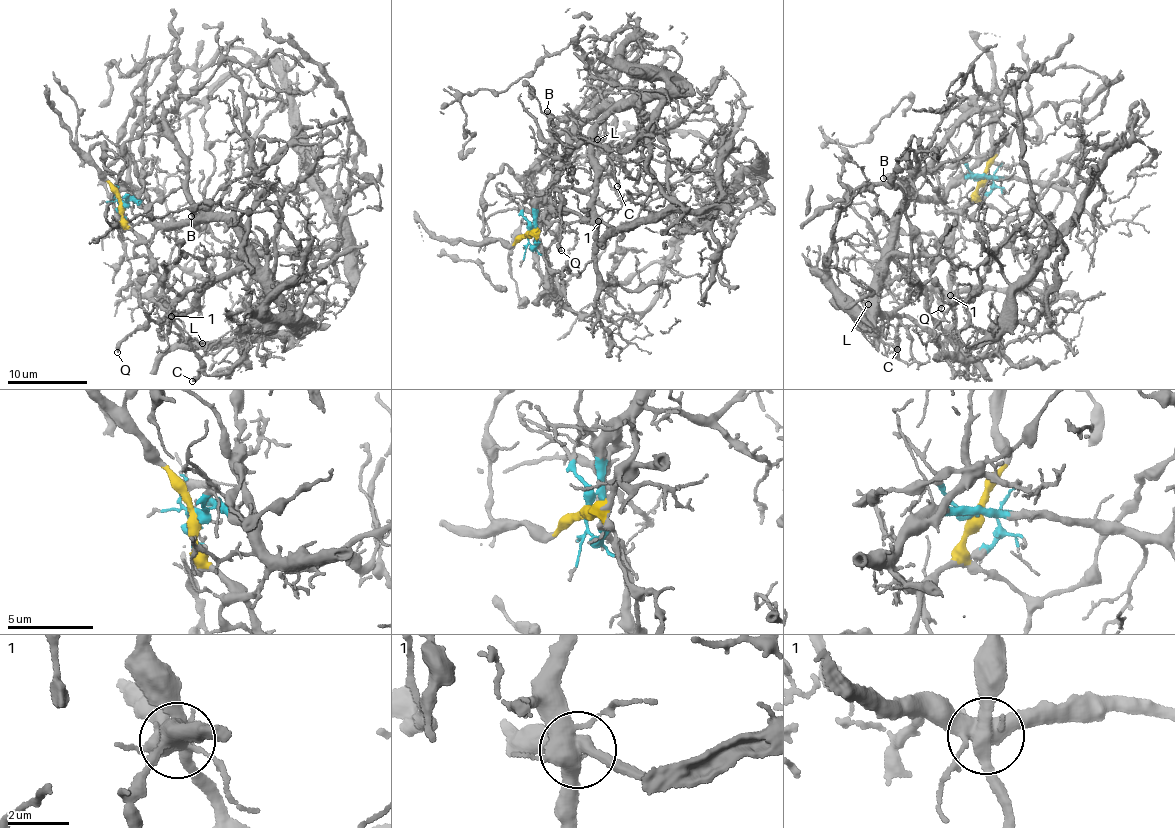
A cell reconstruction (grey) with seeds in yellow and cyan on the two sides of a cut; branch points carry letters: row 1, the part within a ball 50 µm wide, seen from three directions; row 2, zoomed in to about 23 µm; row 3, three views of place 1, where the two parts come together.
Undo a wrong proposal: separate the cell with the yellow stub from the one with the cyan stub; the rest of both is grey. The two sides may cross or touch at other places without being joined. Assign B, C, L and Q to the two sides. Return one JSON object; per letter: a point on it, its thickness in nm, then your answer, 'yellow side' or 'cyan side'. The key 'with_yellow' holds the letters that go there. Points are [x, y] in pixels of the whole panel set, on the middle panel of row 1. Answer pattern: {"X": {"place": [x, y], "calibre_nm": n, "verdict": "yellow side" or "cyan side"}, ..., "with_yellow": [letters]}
{"B": {"place": [547, 111], "calibre_nm": 360, "verdict": "yellow side"}, "C": {"place": [617, 186], "calibre_nm": 190, "verdict": "cyan side"}, "L": {"place": [597, 139], "calibre_nm": 110, "verdict": "cyan side"}, "Q": {"place": [561, 250], "calibre_nm": 360, "verdict": "yellow side"}, "with_yellow": ["B", "Q"]}

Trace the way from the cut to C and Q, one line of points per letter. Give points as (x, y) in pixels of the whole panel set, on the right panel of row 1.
C: (985, 177), (955, 178), (943, 195), (906, 204), (876, 301), (882, 328), (874, 344), (869, 338), (898, 349)
Q: (985, 177), (953, 227), (936, 242), (938, 258), (927, 265), (910, 265), (907, 270), (933, 292), (940, 309)

